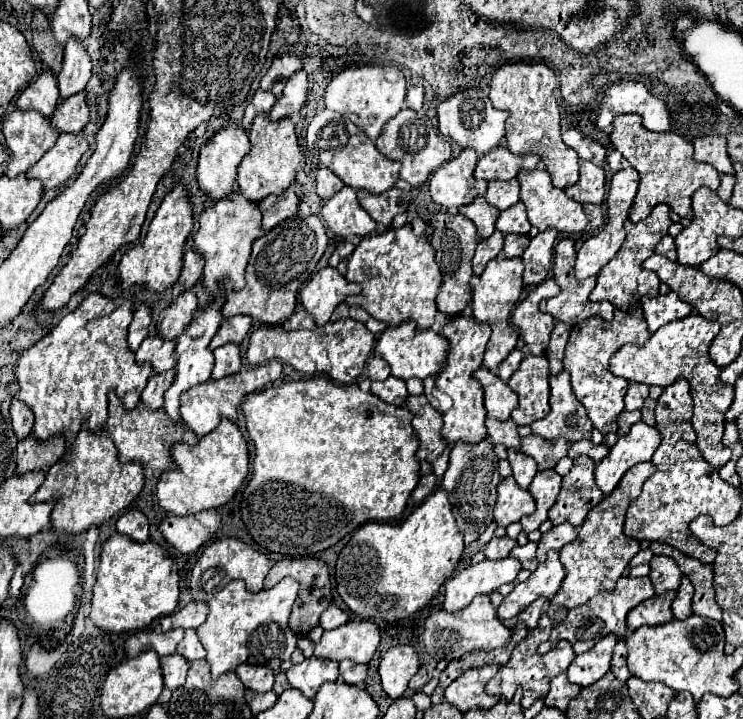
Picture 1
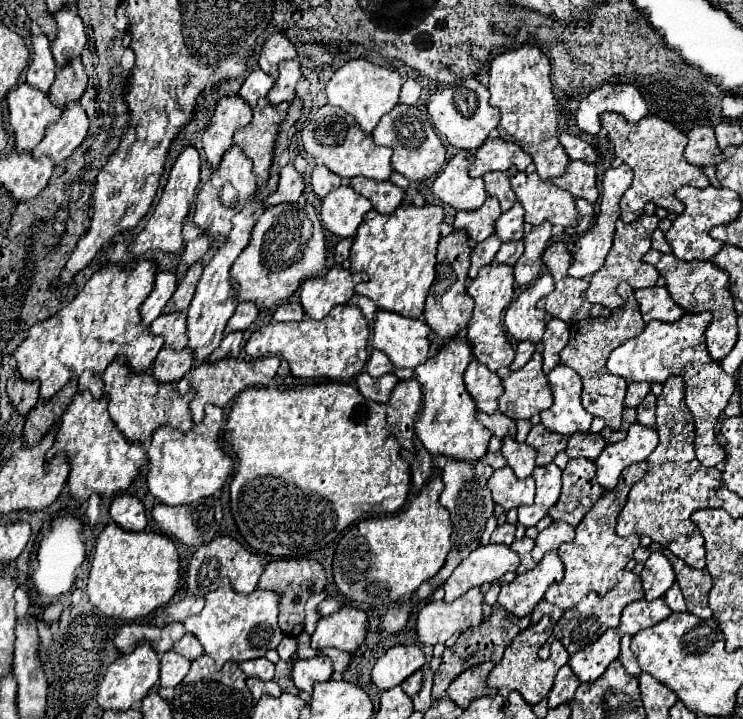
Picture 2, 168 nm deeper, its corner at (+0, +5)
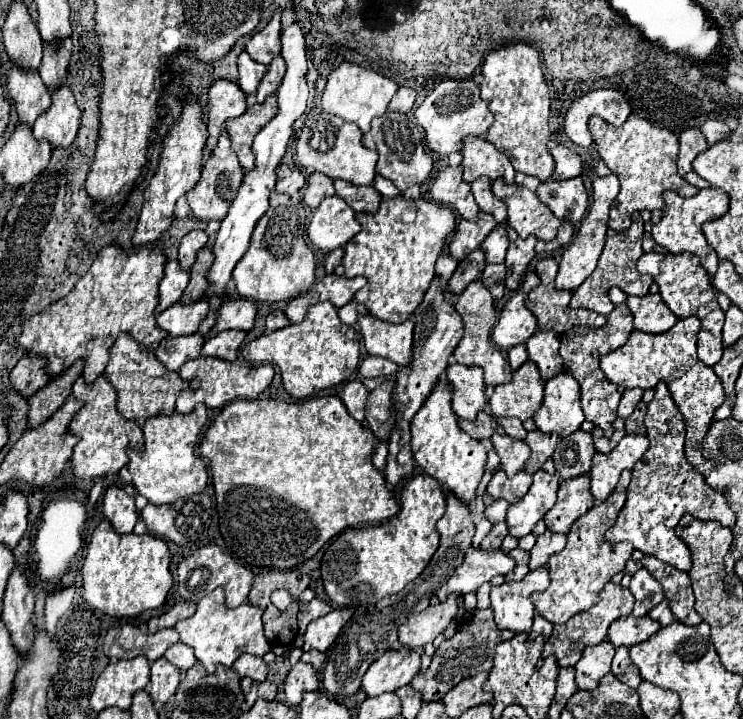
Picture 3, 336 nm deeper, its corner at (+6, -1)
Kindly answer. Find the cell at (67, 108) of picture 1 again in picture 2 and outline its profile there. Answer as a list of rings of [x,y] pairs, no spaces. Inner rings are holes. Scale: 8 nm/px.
[[[79,58],[71,60],[63,70],[57,72],[55,84],[49,90],[49,98],[57,108],[67,108],[71,102],[79,102],[87,88],[87,74]]]

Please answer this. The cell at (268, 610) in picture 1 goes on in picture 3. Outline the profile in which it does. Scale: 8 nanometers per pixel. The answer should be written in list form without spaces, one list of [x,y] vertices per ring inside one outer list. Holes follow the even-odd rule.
[[[215,588],[213,592],[209,592],[207,596],[203,596],[197,602],[197,612],[187,618],[177,622],[177,632],[179,632],[179,640],[187,646],[193,648],[195,658],[205,664],[205,668],[209,672],[215,670],[217,664],[223,666],[233,666],[233,662],[239,658],[239,654],[253,654],[253,656],[263,656],[265,652],[271,650],[269,640],[263,634],[263,624],[261,624],[261,610],[257,610],[251,604],[241,604],[237,608],[227,608],[223,604],[223,590]]]

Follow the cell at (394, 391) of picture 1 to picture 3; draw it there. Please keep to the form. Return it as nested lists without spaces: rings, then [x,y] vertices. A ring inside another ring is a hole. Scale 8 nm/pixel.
[[[359,380],[347,382],[345,388],[343,388],[343,392],[341,392],[341,400],[343,400],[347,412],[357,422],[365,420],[365,400],[367,400],[367,394],[369,394],[369,390]]]

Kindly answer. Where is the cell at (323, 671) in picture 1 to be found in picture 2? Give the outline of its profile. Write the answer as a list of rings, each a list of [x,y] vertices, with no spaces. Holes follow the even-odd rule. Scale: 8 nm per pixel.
[[[315,656],[307,660],[297,660],[293,664],[293,684],[303,690],[311,692],[315,682],[325,682],[333,674],[333,664],[327,656]]]

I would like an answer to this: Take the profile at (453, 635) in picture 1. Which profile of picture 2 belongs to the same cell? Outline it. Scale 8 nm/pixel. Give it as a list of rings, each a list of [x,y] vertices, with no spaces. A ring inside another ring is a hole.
[[[471,588],[455,602],[429,602],[417,616],[417,636],[421,644],[445,644],[453,634],[477,628],[483,622],[483,594]]]

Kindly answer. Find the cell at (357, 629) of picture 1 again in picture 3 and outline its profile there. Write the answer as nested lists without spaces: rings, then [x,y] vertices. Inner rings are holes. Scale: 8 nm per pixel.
[[[333,608],[327,616],[321,616],[321,618],[313,620],[307,626],[307,632],[305,632],[303,652],[307,652],[307,650],[325,652],[335,642],[341,628],[349,622],[351,614],[353,612],[349,608]]]

